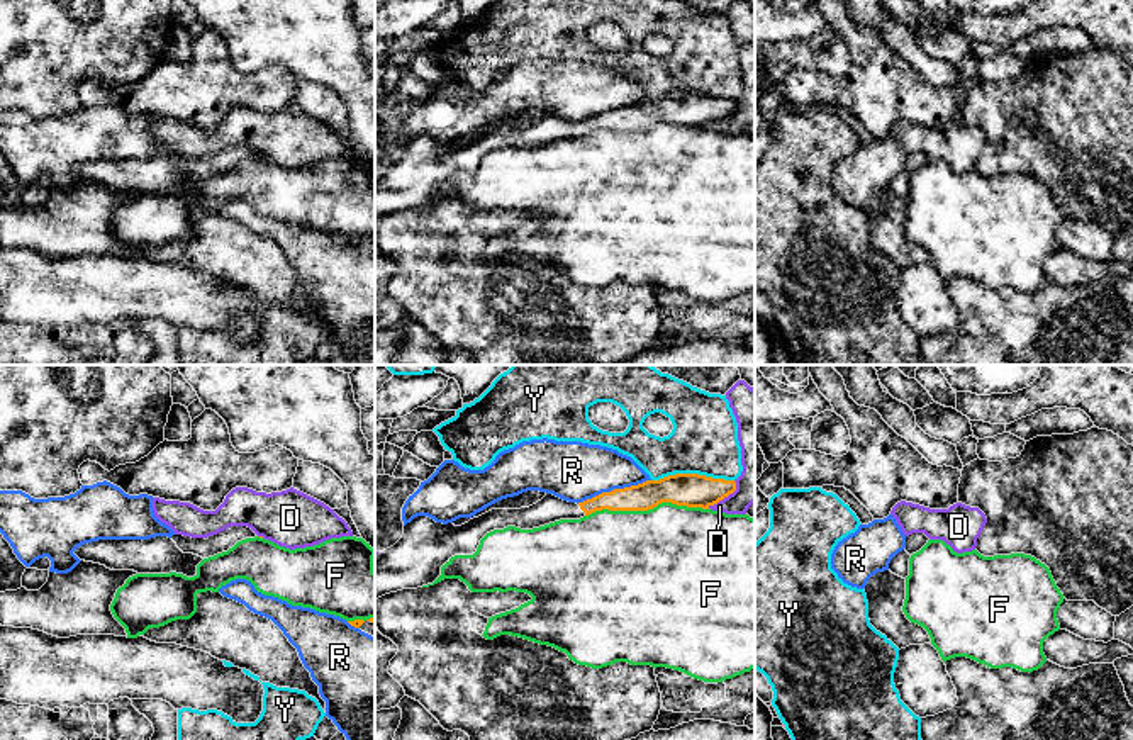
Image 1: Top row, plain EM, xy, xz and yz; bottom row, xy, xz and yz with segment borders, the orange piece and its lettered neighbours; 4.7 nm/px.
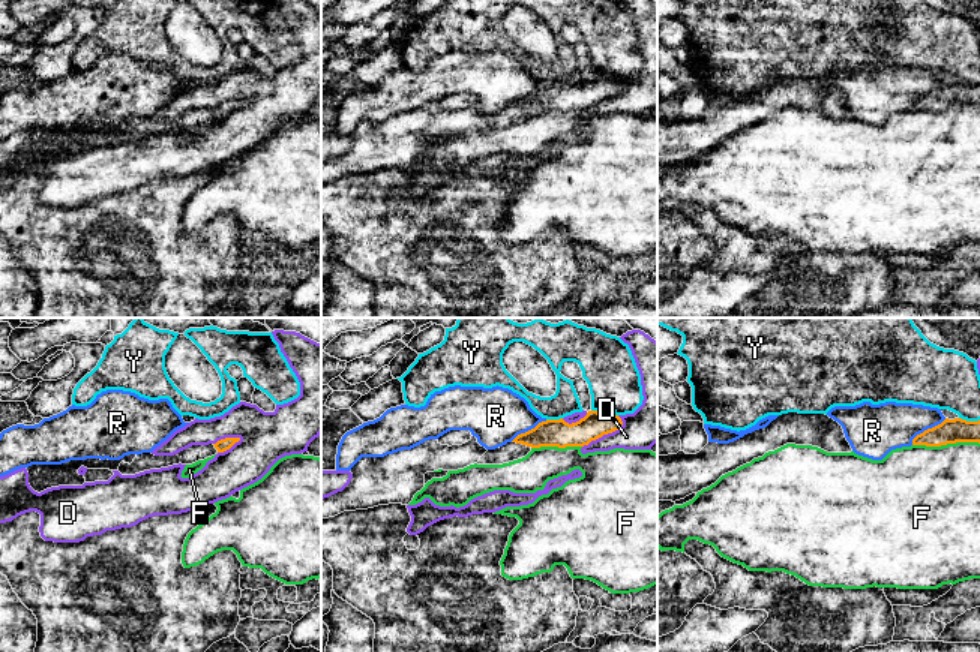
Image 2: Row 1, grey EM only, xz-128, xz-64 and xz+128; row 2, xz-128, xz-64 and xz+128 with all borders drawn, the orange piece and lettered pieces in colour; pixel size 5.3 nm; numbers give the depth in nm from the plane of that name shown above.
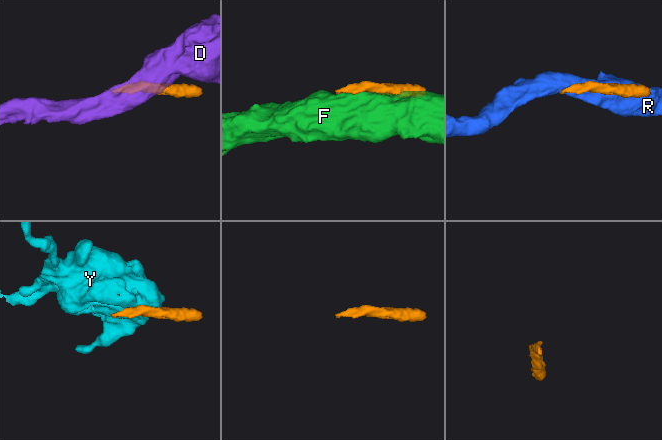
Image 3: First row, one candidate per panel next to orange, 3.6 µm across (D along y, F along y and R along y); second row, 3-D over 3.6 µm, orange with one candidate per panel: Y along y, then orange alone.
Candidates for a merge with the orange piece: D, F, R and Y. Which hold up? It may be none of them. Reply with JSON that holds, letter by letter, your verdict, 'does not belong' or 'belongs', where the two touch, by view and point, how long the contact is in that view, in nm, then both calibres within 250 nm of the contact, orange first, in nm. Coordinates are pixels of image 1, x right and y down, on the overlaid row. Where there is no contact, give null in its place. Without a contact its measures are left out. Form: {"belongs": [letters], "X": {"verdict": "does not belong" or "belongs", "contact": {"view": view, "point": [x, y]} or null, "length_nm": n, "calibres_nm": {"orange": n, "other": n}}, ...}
{"belongs": [], "D": {"verdict": "does not belong", "contact": {"view": "xz", "point": [725, 496]}, "length_nm": 190, "calibres_nm": {"orange": 160, "other": 160}}, "F": {"verdict": "does not belong", "contact": {"view": "xz", "point": [647, 510]}, "length_nm": 600, "calibres_nm": {"orange": 160, "other": 500}}, "R": {"verdict": "does not belong", "contact": {"view": "xz", "point": [614, 489]}, "length_nm": 360, "calibres_nm": {"orange": 130, "other": 280}}, "Y": {"verdict": "does not belong", "contact": {"view": "xz", "point": [692, 474]}, "length_nm": 400, "calibres_nm": {"orange": 160, "other": 320}}}

